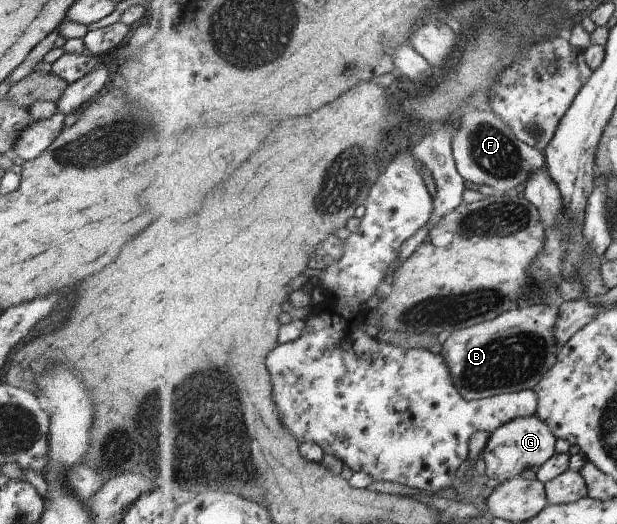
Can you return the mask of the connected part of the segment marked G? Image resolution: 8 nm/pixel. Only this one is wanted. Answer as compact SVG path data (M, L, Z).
M539 416L515 418L512 422L501 426L495 433L490 434L486 447L481 452L483 466L490 478L505 483L513 478L518 478L527 469L538 472L545 462L549 462L557 453L558 439L551 428L541 421Z

